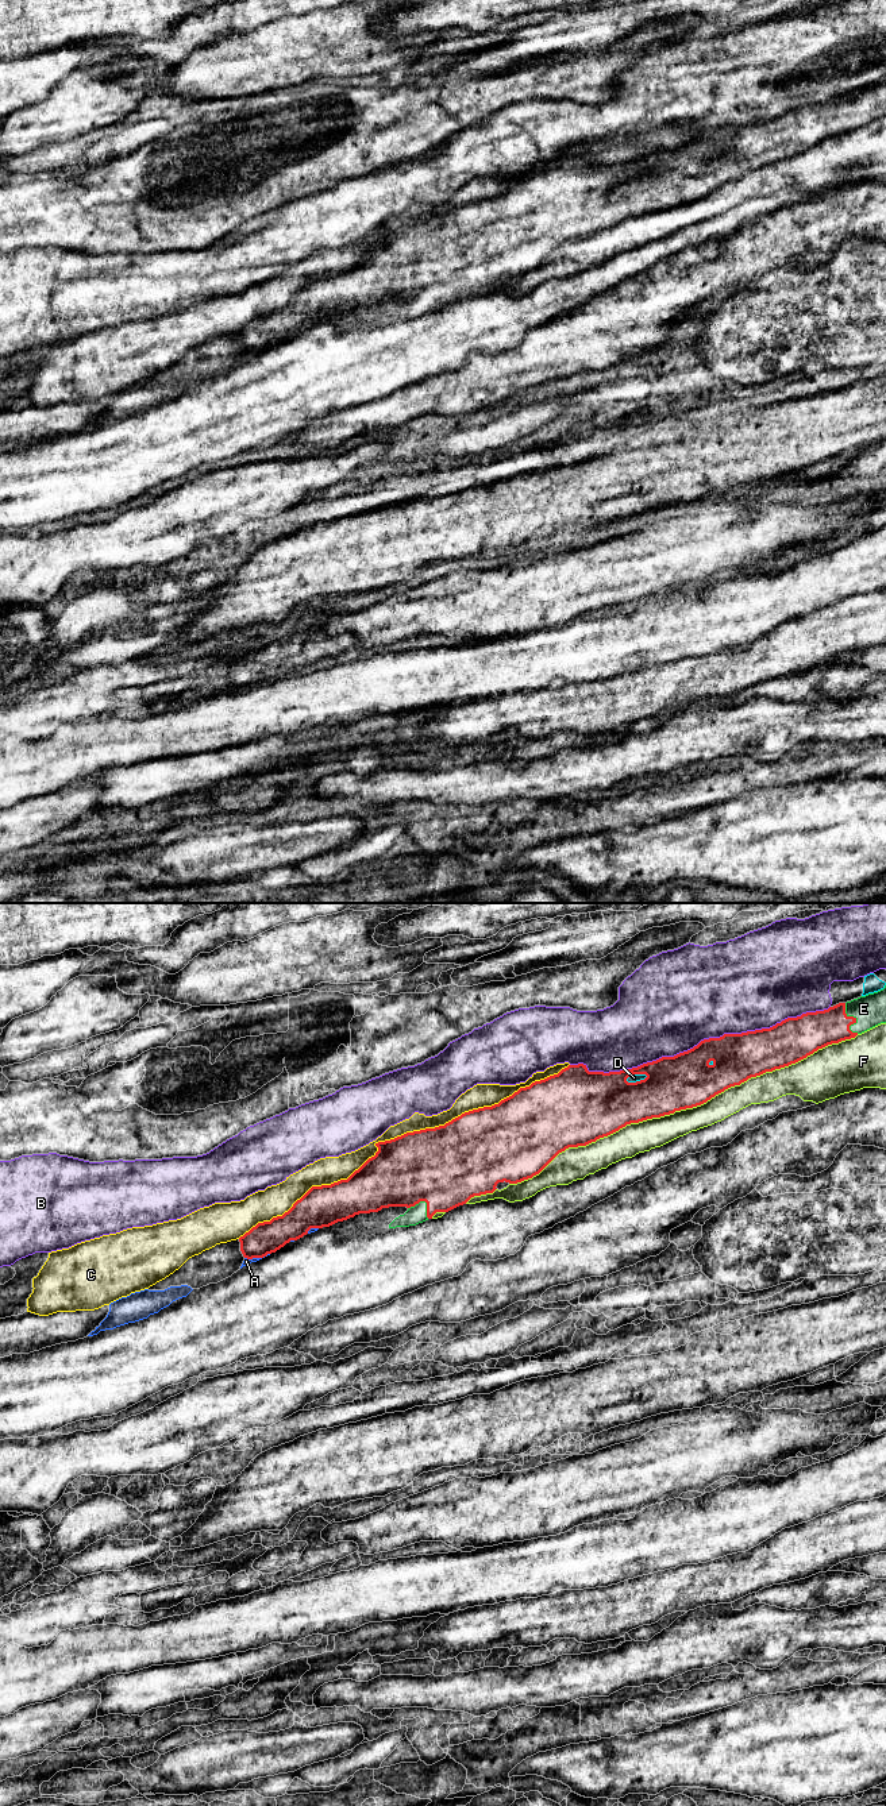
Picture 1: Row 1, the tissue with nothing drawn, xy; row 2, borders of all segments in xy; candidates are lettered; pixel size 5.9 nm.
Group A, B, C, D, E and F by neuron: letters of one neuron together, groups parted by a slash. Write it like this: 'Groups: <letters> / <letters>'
Groups: A / B / C / D / E / F

